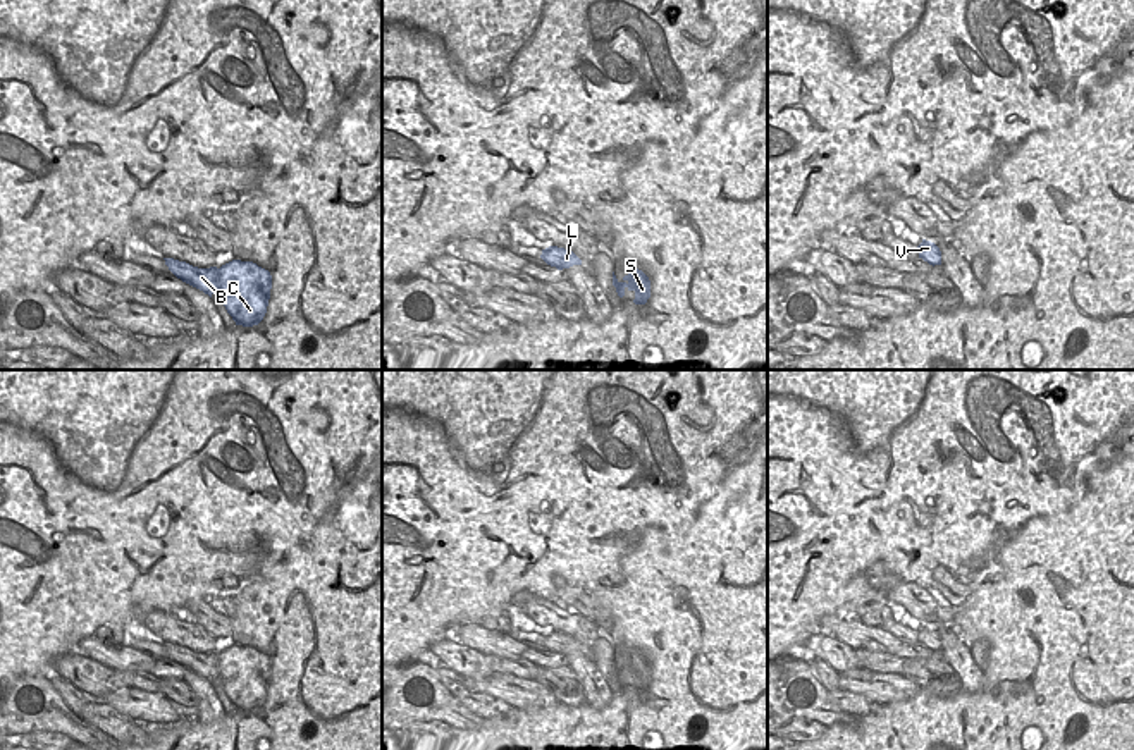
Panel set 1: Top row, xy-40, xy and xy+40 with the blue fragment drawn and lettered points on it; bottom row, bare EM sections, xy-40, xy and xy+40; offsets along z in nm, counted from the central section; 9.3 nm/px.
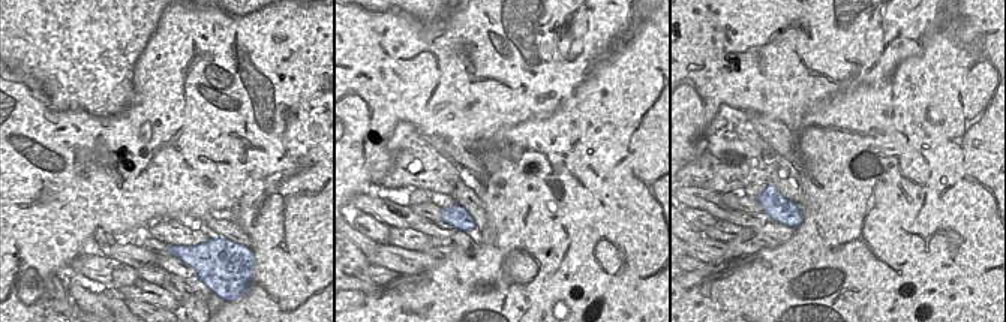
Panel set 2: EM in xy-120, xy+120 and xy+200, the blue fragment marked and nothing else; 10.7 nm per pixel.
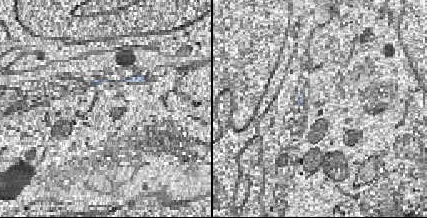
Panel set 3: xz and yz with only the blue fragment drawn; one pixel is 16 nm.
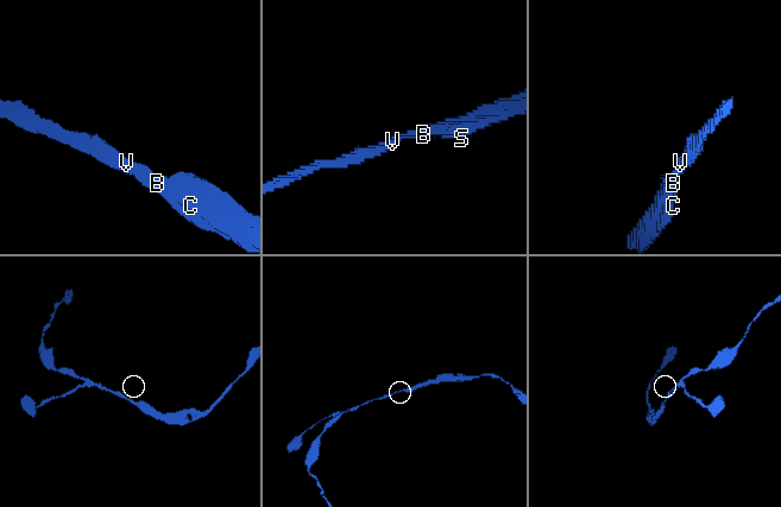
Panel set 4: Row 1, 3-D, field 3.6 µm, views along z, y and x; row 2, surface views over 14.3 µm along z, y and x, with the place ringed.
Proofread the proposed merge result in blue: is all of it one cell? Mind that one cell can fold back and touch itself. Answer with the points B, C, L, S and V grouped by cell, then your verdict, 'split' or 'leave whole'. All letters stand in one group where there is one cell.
groups B C L S V; leave whole

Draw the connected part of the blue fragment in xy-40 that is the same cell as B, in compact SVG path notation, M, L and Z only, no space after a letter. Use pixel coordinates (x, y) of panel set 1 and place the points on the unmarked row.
M174 643L163 645L169 655L182 667L210 683L219 678L236 710L253 712L263 705L272 674L268 655L241 645L232 645L220 654L198 654Z

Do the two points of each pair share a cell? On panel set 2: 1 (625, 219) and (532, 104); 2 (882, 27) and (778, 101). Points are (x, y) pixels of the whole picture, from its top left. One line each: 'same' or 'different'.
1: different
2: same

